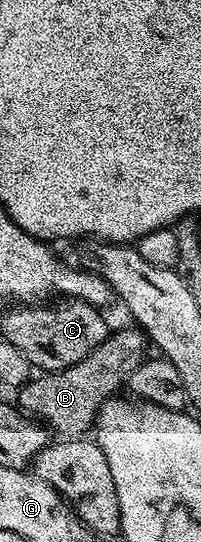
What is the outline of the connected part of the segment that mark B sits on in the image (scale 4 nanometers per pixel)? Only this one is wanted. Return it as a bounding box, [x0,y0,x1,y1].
[17,327,148,438]

